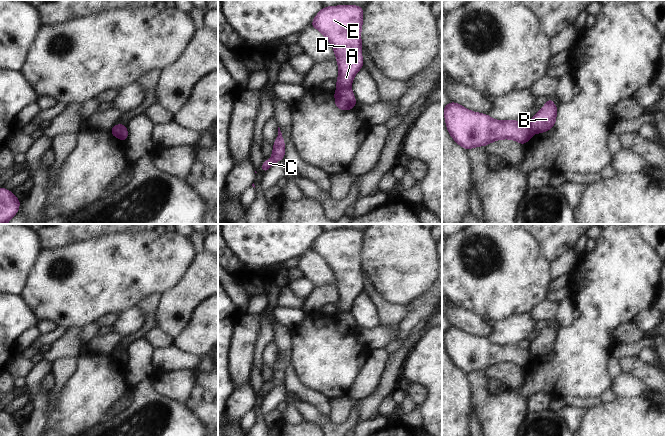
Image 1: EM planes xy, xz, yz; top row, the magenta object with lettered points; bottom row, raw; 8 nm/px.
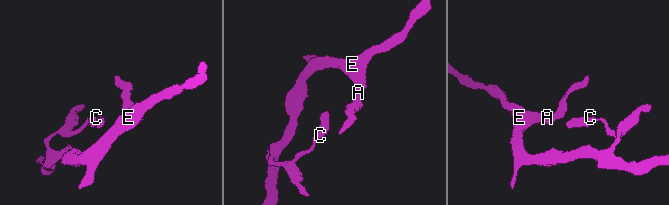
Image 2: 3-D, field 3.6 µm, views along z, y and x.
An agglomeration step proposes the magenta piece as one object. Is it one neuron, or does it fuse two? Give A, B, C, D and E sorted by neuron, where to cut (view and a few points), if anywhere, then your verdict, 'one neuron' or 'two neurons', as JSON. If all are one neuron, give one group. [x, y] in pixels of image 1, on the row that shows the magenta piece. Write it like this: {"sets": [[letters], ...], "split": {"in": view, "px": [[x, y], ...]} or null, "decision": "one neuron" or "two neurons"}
{"sets": [["A", "C", "D", "E"], ["B"]], "split": {"in": "xz", "px": [[349, 87], [337, 89]]}, "decision": "two neurons"}

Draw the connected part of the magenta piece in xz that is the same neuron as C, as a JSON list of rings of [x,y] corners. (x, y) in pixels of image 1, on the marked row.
[[[278,127],[278,136],[273,146],[272,157],[268,161],[263,161],[262,163],[262,173],[265,173],[275,162],[283,160],[285,155],[285,145],[284,139],[282,137],[282,133],[280,128]]]

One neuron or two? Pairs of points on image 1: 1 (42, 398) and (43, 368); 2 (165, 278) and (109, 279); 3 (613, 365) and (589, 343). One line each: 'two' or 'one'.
1: one
2: one
3: two

